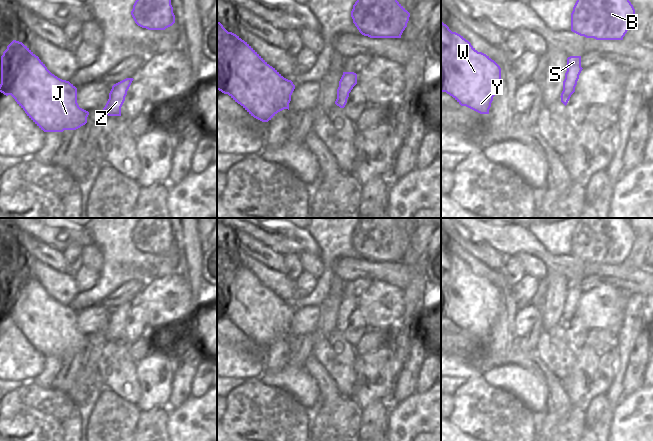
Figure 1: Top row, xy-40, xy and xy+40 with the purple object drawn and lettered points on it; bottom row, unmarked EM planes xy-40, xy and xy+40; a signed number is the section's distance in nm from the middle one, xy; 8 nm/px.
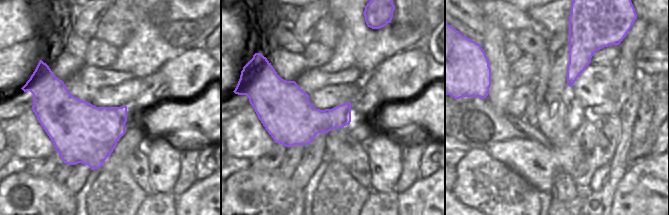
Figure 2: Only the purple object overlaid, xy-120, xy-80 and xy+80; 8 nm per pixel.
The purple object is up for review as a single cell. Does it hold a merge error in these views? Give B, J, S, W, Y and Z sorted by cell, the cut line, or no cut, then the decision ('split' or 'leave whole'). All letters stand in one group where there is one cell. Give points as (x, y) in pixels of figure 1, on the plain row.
B J S W Y Z | no cut | leave whole

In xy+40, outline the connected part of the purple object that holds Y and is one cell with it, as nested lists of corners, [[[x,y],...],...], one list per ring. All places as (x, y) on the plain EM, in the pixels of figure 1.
[[[441,246],[441,316],[452,320],[461,330],[466,330],[480,338],[489,338],[500,305],[500,290],[486,278],[478,276],[468,264],[452,256]]]

